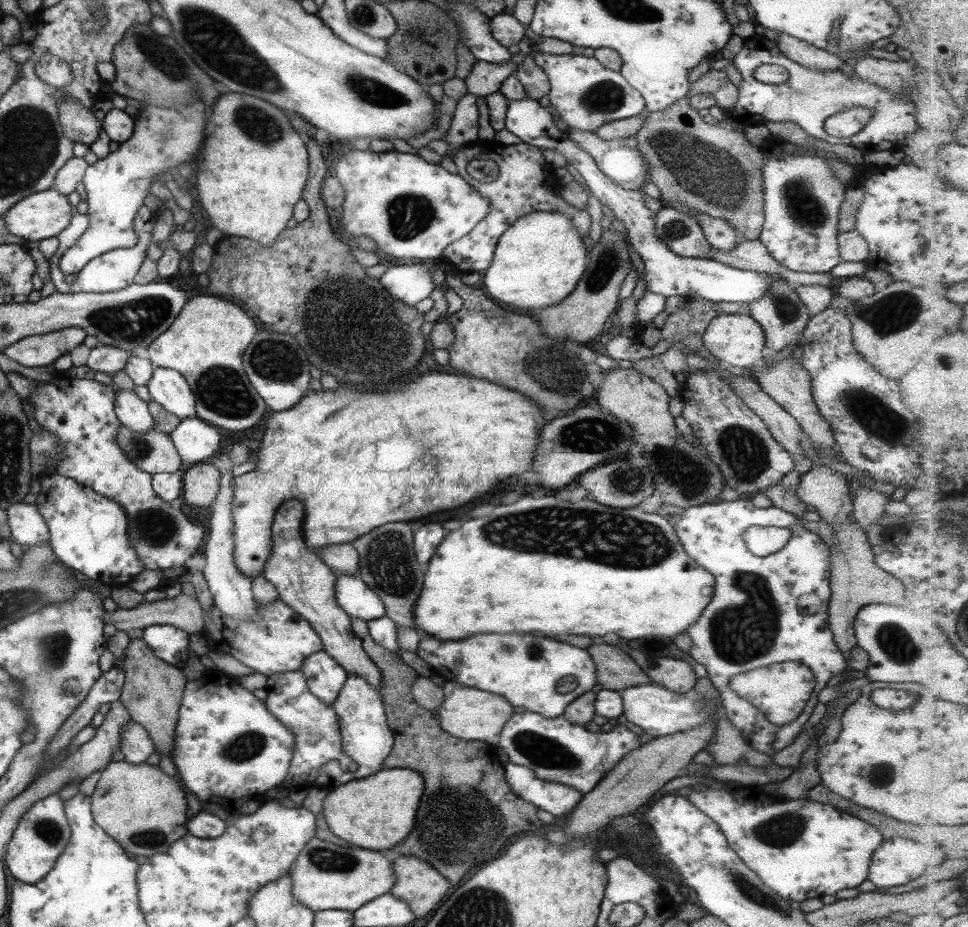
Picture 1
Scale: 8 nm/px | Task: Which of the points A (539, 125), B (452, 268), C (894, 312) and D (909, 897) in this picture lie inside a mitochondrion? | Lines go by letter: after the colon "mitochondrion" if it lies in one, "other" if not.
A: other
B: other
C: mitochondrion
D: other

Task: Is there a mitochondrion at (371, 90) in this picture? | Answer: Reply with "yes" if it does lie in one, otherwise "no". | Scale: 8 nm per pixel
yes

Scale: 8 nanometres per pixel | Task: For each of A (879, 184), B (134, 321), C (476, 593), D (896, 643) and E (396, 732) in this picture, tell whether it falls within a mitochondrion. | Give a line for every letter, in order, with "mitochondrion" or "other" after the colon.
A: other
B: mitochondrion
C: other
D: mitochondrion
E: other

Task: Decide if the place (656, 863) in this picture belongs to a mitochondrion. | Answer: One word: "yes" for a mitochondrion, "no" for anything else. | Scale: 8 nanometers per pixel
no

